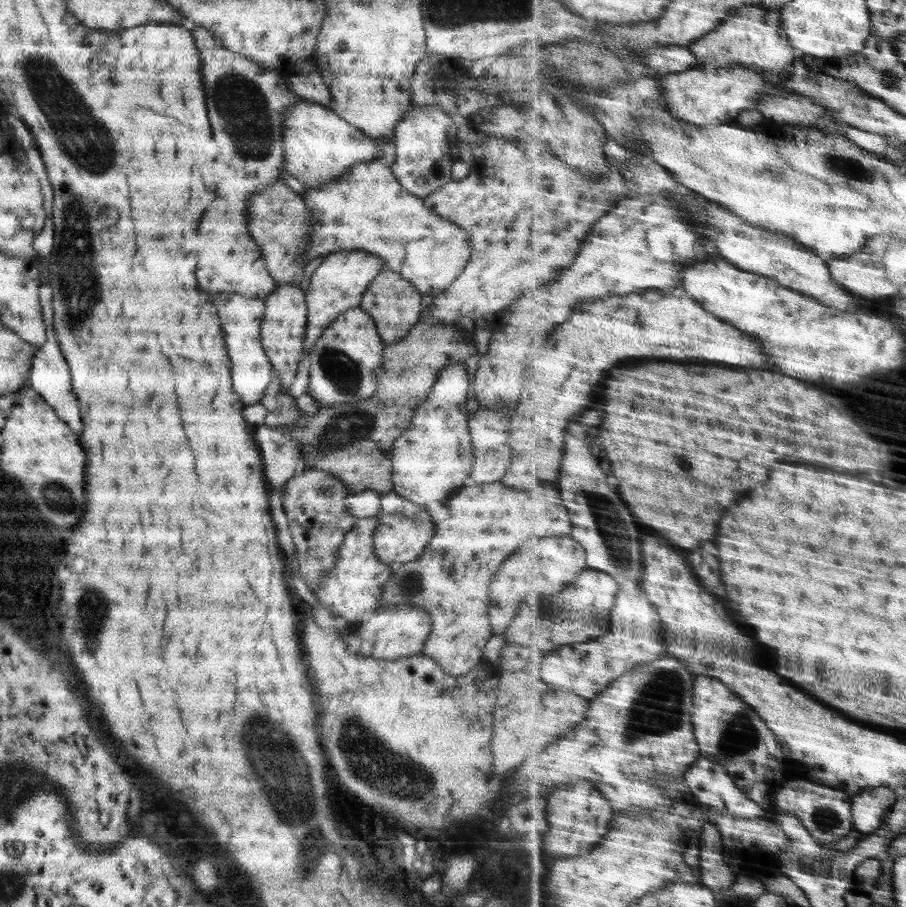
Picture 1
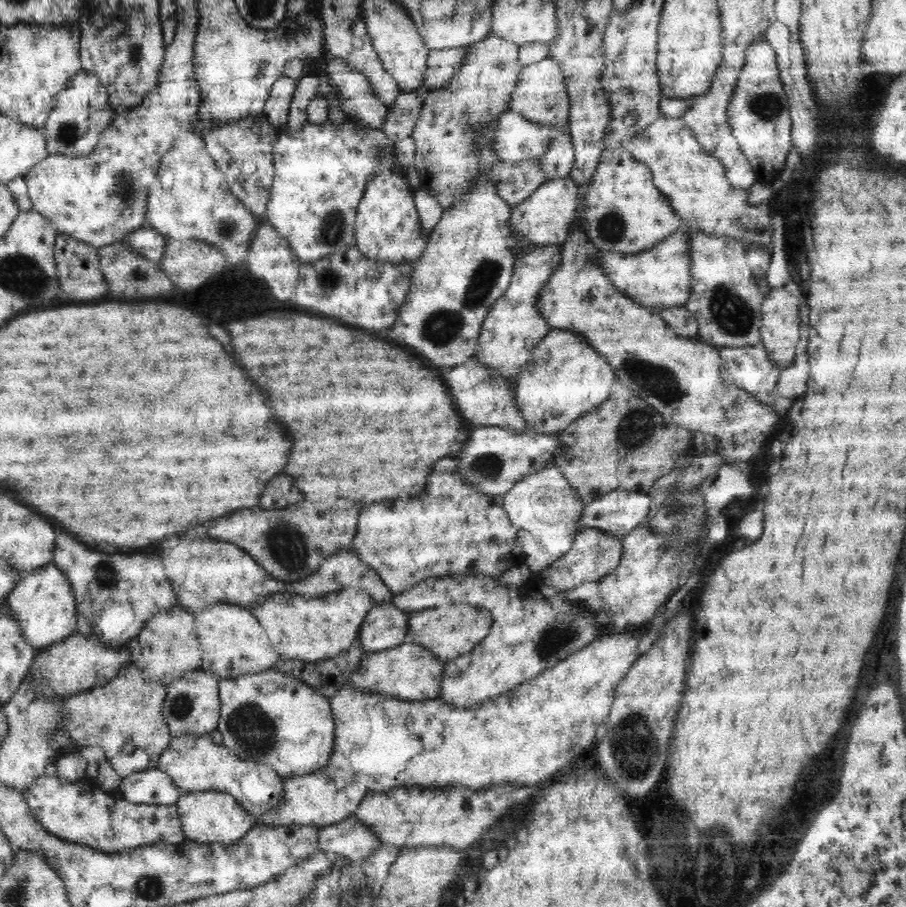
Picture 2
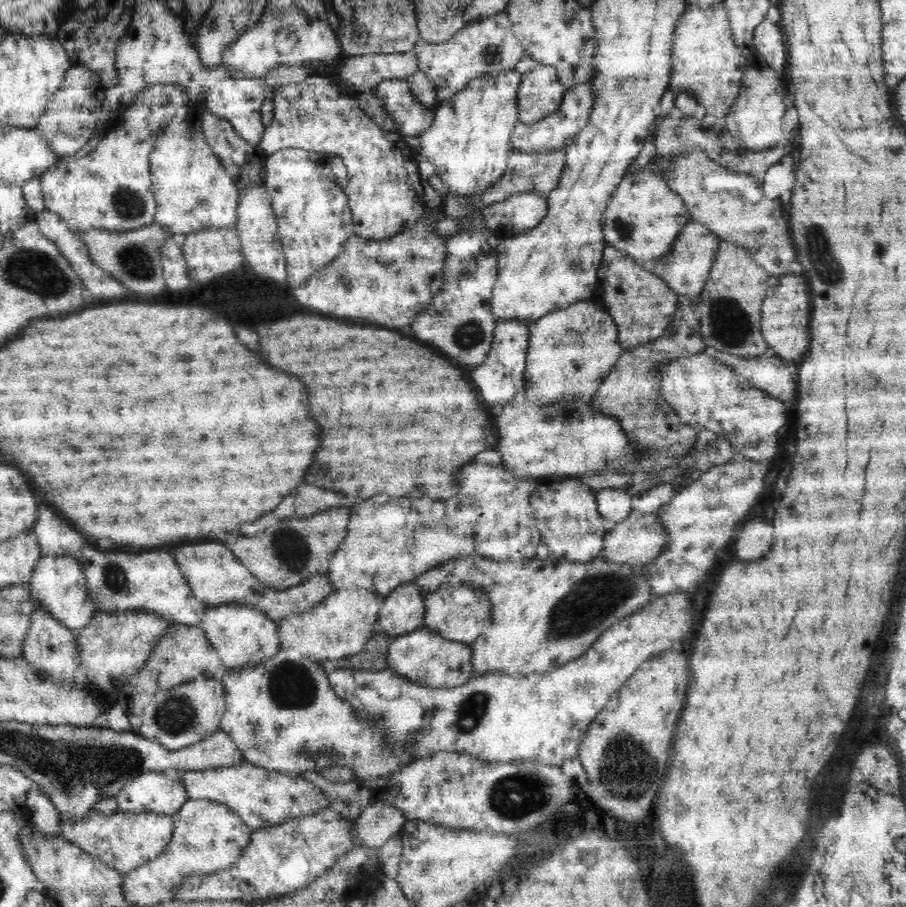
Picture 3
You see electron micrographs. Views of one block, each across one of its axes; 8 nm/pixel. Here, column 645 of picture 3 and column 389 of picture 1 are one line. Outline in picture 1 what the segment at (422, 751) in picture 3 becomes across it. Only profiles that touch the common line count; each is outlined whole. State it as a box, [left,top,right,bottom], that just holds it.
[355,606,429,660]

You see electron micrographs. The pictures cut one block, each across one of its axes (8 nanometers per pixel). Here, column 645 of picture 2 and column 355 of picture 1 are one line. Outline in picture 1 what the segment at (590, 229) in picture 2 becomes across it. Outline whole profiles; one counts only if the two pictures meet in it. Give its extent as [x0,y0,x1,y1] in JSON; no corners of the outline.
[300,160,470,298]

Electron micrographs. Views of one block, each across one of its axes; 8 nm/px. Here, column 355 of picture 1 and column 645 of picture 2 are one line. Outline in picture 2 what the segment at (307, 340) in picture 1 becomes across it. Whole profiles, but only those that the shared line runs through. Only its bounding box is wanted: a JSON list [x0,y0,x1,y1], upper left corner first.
[600,226,692,309]

